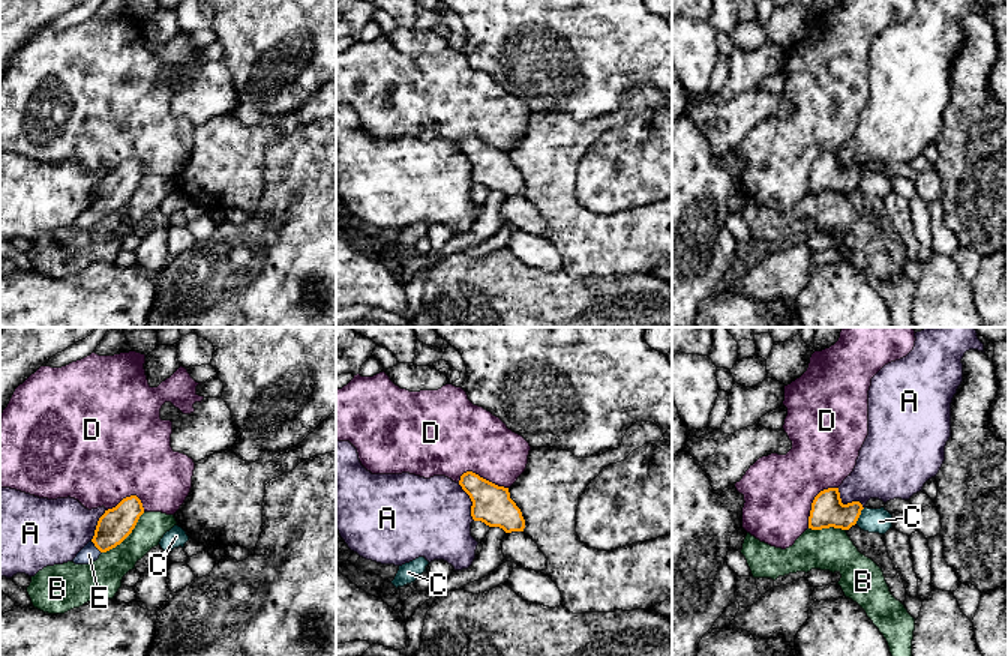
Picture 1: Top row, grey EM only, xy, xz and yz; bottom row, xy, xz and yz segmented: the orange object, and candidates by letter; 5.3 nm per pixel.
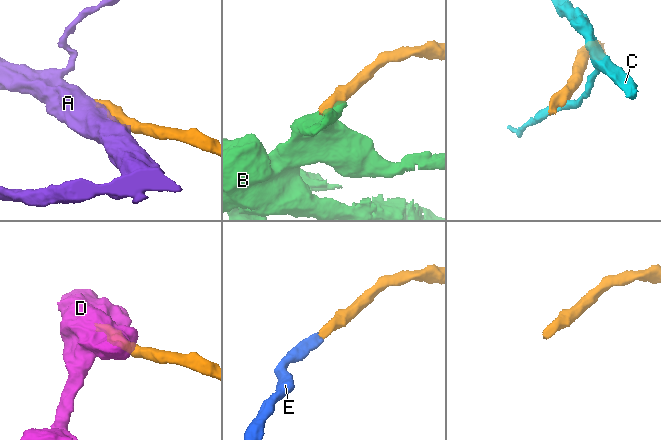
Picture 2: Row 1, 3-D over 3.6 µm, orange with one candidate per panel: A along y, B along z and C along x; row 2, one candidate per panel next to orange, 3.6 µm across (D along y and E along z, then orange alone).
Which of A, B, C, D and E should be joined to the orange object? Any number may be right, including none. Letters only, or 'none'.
E

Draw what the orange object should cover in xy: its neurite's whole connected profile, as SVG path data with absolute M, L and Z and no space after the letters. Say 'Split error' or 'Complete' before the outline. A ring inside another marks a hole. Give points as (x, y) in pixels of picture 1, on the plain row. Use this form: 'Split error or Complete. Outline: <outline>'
Split error. Outline: M136 159L123 162L116 171L99 182L93 203L72 224L75 228L92 228L102 216L120 209L135 192L144 177Z

